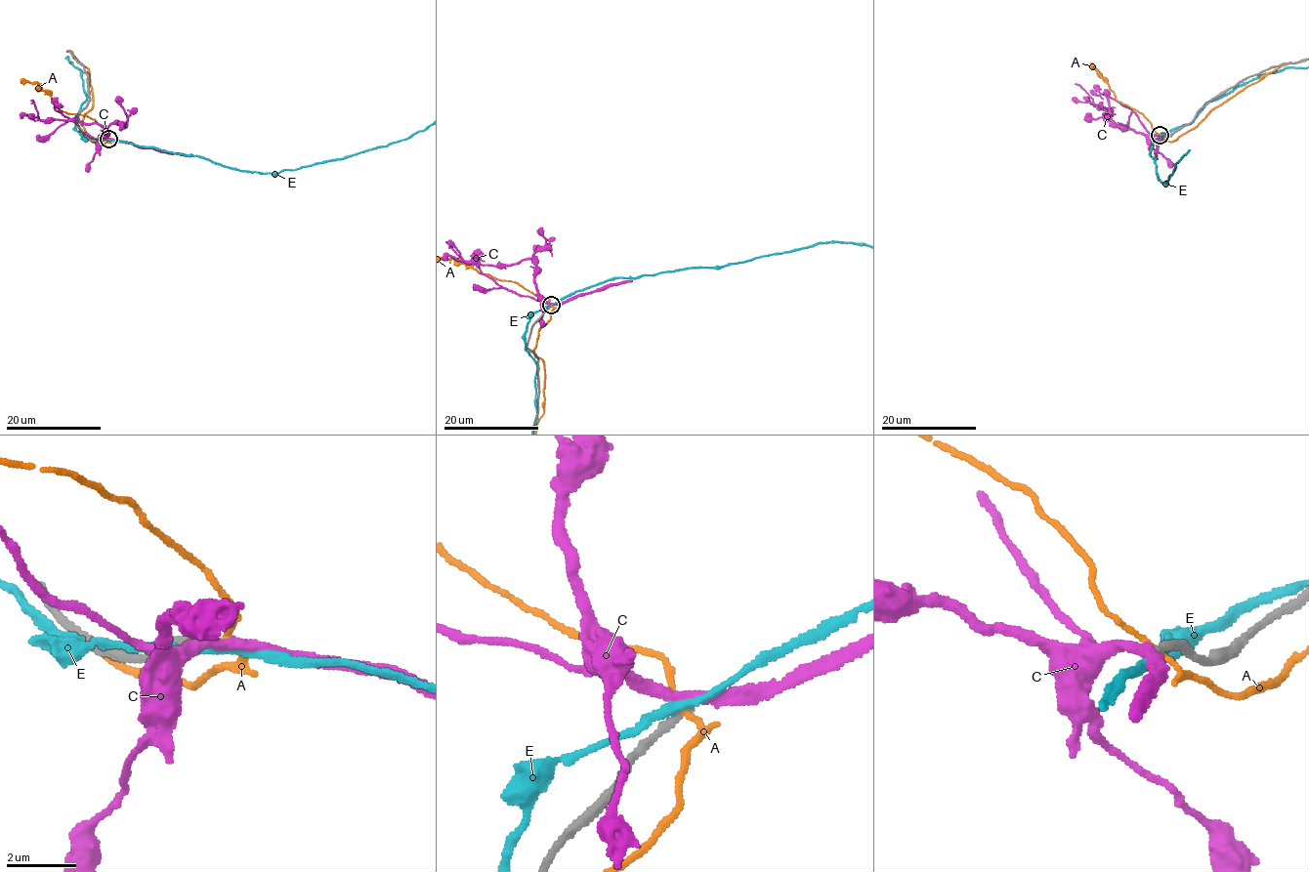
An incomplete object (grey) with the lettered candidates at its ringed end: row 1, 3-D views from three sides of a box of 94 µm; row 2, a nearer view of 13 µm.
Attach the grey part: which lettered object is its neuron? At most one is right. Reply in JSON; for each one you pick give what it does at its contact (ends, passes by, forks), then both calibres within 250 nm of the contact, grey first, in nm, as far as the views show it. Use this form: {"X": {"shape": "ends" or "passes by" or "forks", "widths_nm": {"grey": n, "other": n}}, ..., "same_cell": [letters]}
{"C": {"shape": "passes by", "widths_nm": {"grey": 200, "other": 300}}, "same_cell": ["C"]}

